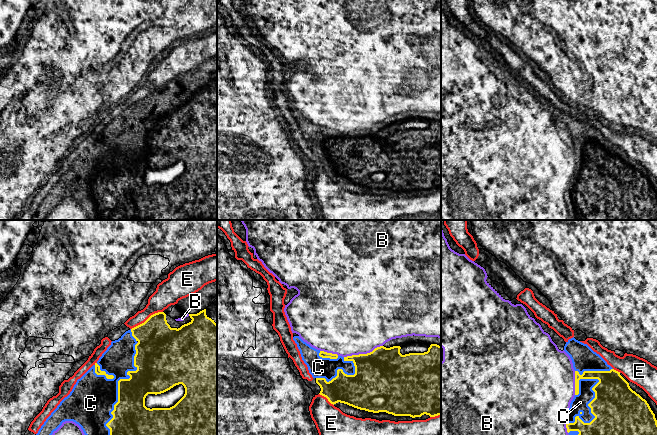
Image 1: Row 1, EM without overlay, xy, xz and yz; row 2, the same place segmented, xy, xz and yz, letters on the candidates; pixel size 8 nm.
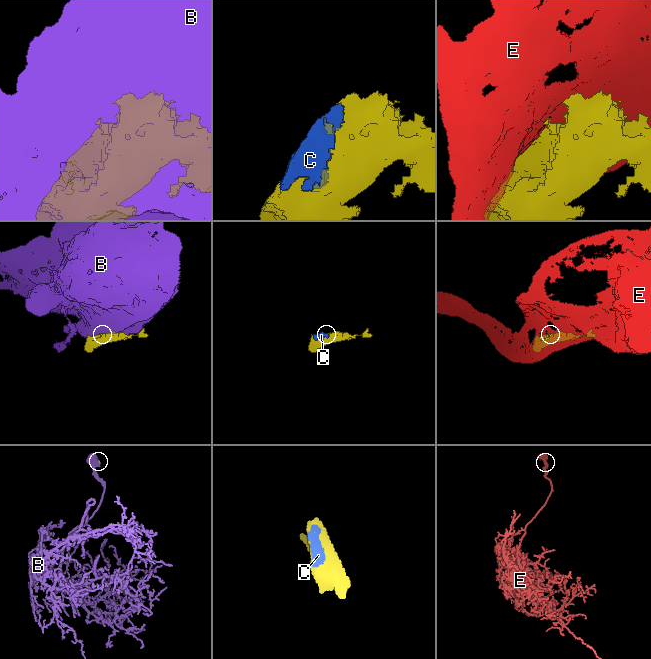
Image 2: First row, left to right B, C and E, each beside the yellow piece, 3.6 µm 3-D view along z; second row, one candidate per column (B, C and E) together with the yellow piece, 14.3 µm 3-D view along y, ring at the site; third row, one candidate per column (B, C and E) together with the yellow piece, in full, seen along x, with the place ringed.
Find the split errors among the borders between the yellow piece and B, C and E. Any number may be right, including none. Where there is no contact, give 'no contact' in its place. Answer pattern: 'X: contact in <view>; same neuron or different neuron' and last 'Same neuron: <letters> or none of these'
B: contact in xz; different neuron
C: contact in xy; same neuron
E: contact in xy; different neuron
Same neuron: C

